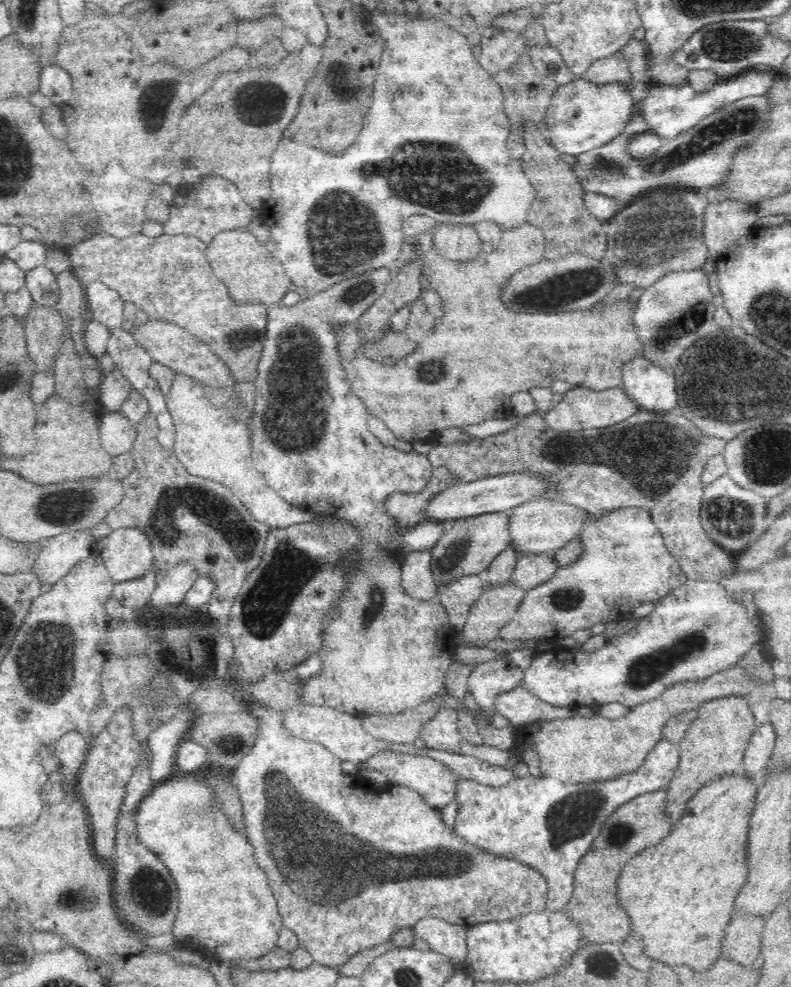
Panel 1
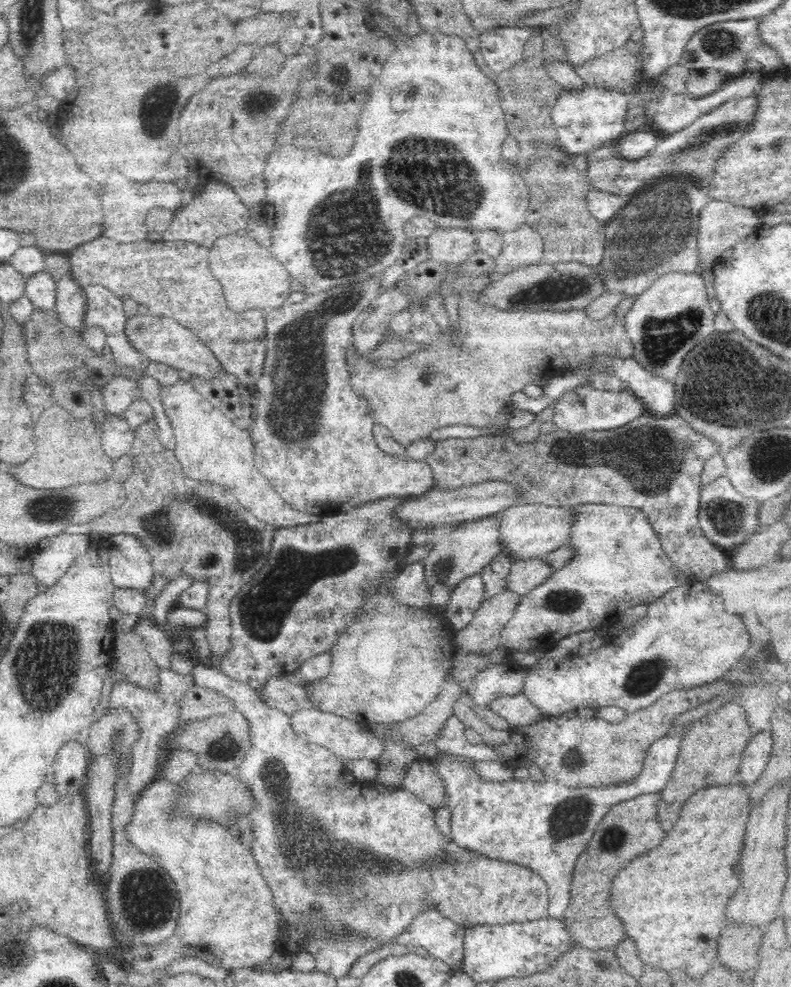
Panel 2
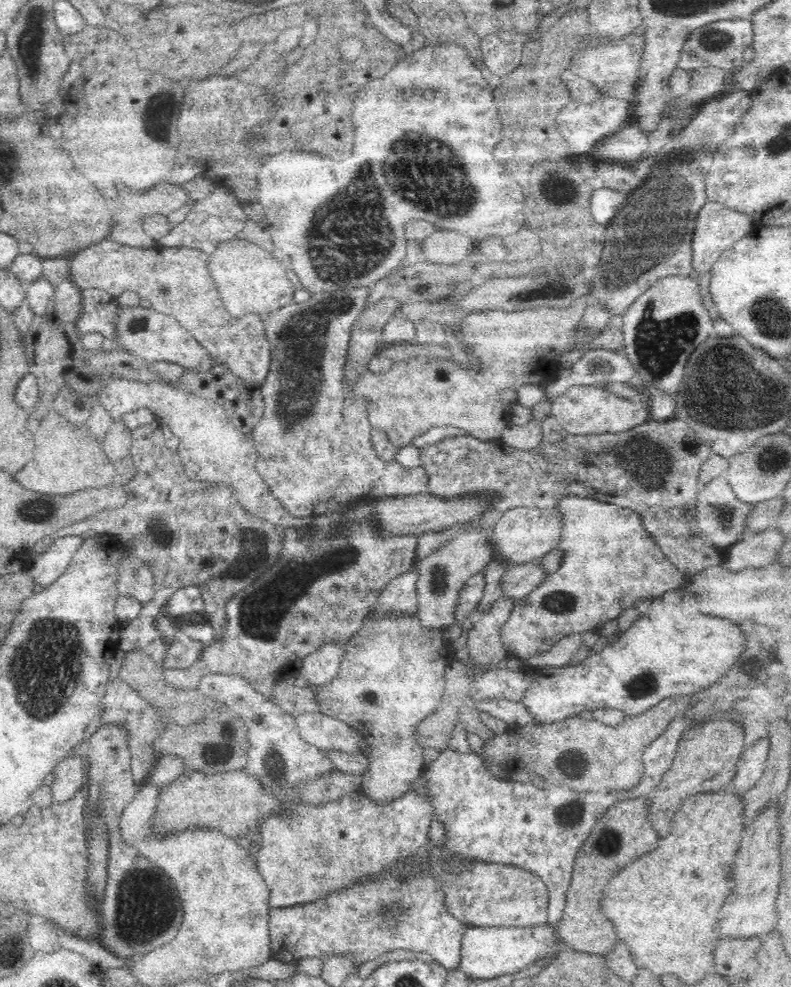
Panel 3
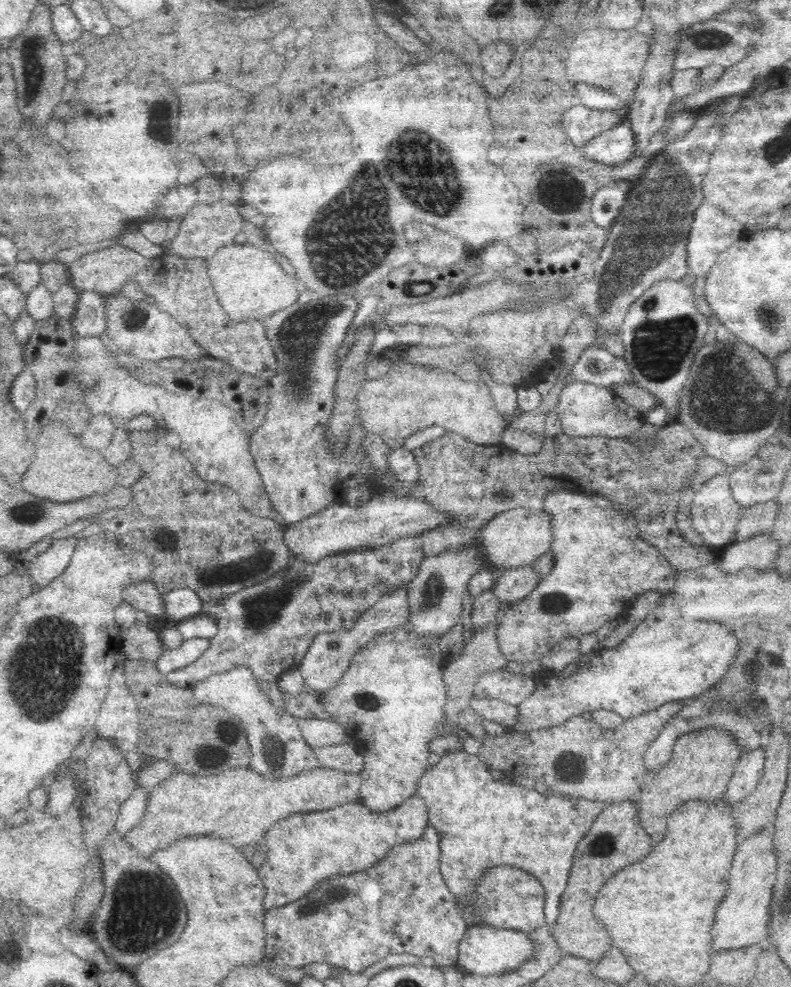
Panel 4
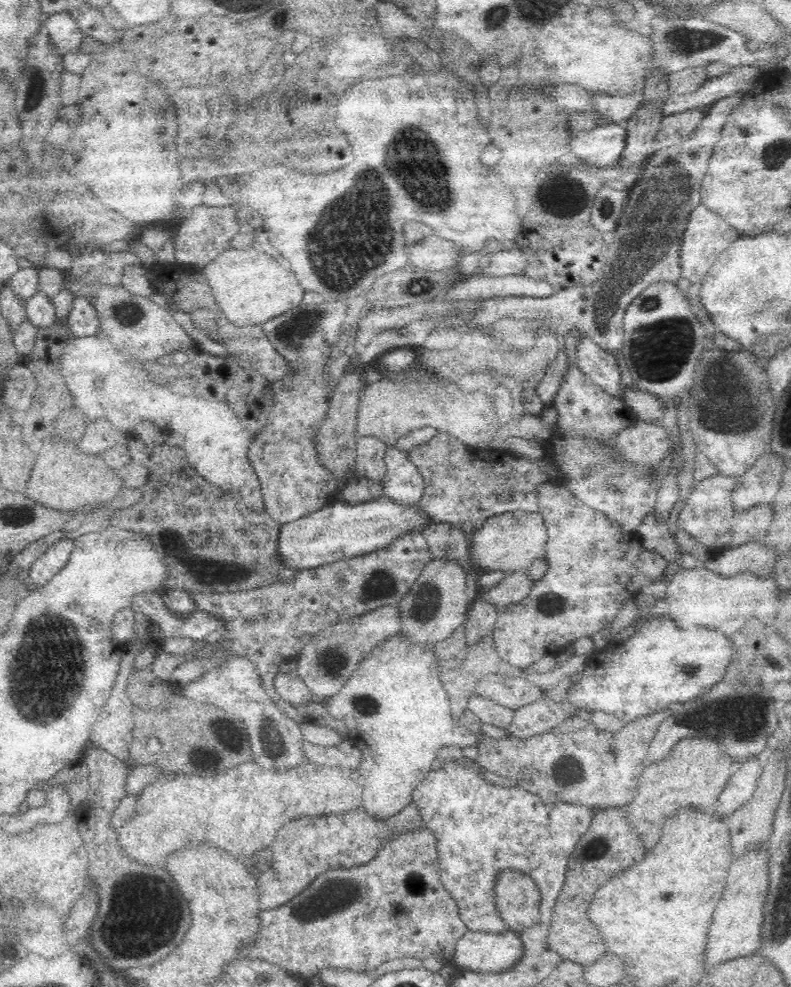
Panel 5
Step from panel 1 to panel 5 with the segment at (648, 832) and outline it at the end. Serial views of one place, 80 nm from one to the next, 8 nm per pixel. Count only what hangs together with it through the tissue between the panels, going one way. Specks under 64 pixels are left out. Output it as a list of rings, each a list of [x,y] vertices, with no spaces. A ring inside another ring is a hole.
[[[608,808],[608,810],[596,812],[588,832],[576,844],[576,852],[568,860],[566,882],[556,900],[556,908],[552,914],[552,926],[548,930],[548,948],[558,952],[564,960],[570,960],[582,966],[596,962],[604,954],[606,948],[604,948],[604,940],[598,928],[586,916],[590,900],[594,892],[604,882],[608,882],[608,878],[640,862],[644,854],[646,850],[640,842],[640,836],[630,828],[624,808]]]

